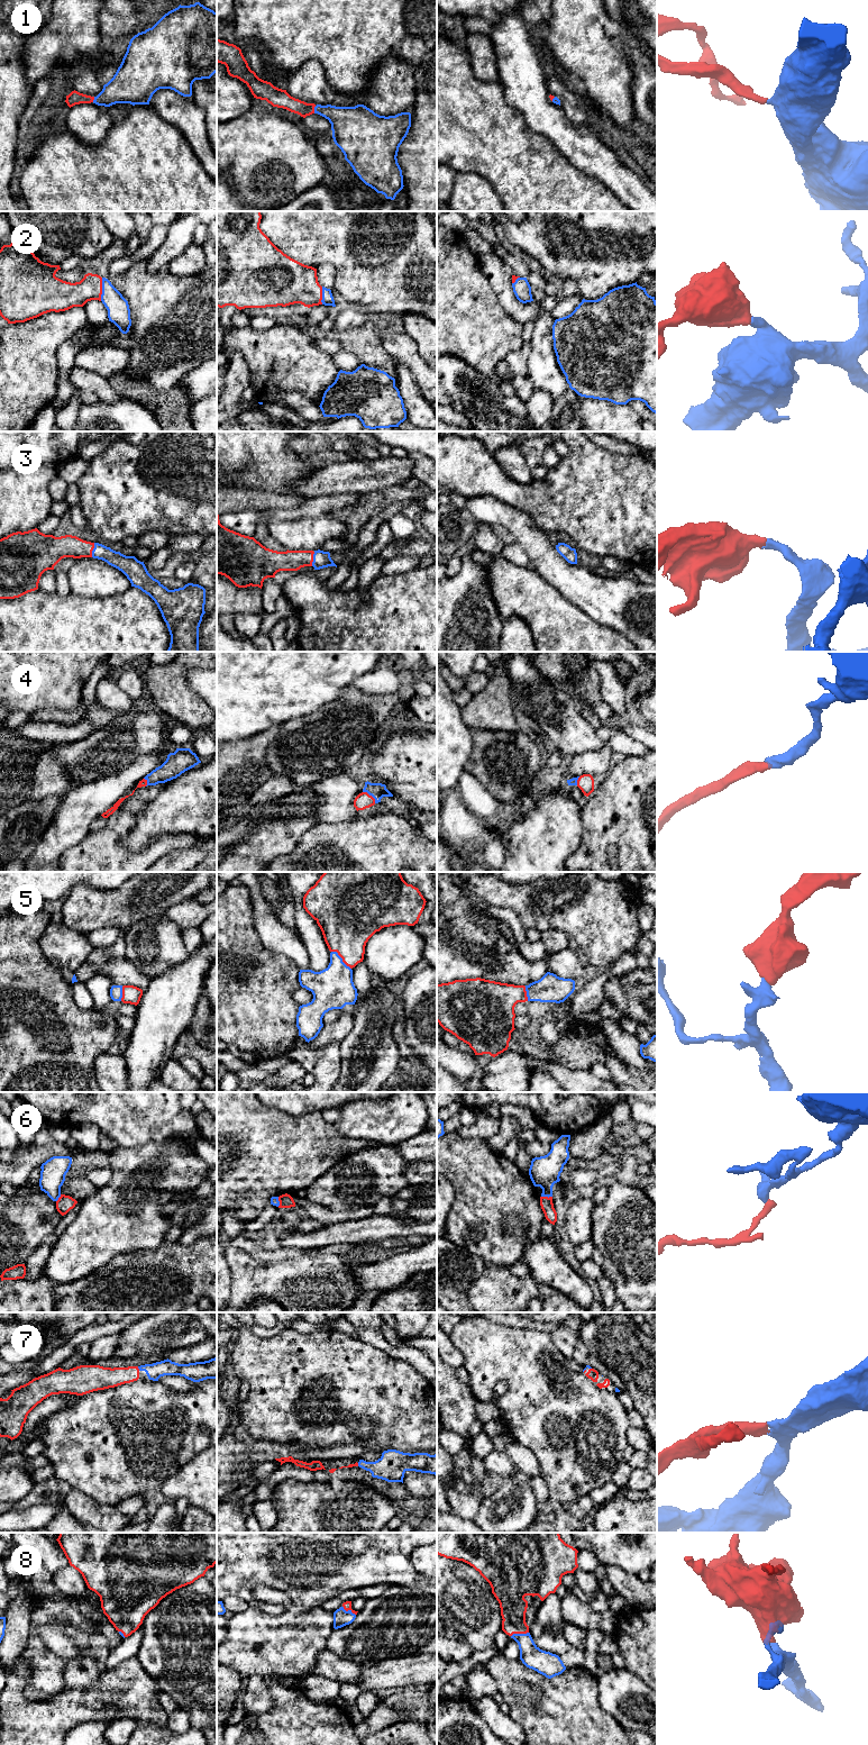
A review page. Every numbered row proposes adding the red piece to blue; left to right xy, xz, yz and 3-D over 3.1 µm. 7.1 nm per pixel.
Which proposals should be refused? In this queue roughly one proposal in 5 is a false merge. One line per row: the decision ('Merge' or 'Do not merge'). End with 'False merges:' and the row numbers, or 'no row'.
1: Merge
2: Merge
3: Merge
4: Merge
5: Merge
6: Do not merge
7: Merge
8: Merge
False merges: 6

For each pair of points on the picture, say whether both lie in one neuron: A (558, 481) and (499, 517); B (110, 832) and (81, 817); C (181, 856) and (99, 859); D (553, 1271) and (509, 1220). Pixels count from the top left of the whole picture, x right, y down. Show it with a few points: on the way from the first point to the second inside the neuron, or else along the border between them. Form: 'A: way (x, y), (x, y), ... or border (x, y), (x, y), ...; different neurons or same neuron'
A: border (491, 494), (523, 510), (535, 524); different neurons
B: border (91, 830), (82, 841), (71, 847); different neurons
C: border (188, 847), (173, 850), (157, 860); different neurons
D: border (541, 1234), (526, 1248), (521, 1260); different neurons

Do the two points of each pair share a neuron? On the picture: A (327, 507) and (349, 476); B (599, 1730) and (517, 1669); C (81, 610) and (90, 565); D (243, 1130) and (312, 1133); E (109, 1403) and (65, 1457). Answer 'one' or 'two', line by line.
A: two
B: one
C: two
D: one
E: one

